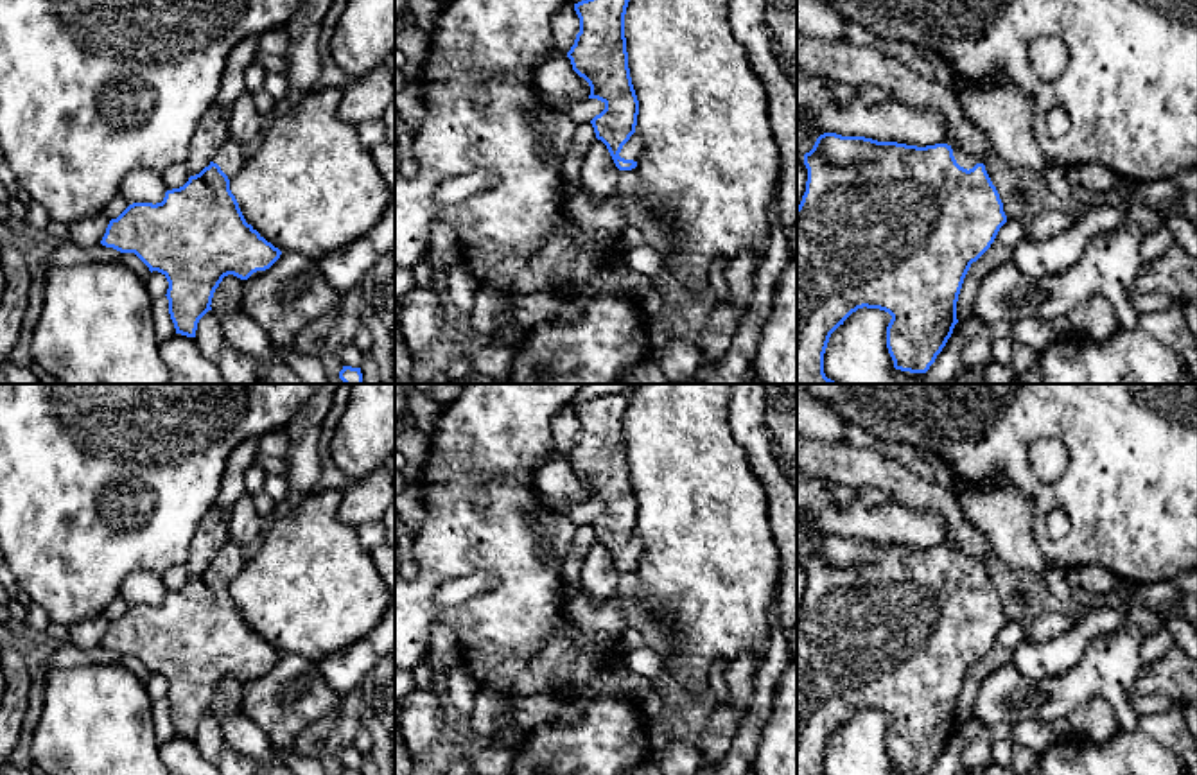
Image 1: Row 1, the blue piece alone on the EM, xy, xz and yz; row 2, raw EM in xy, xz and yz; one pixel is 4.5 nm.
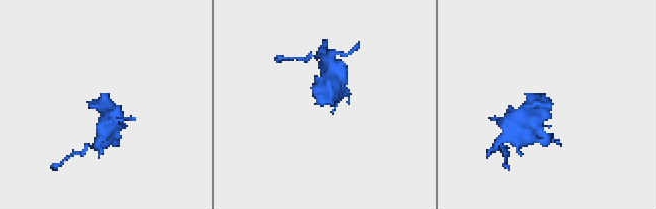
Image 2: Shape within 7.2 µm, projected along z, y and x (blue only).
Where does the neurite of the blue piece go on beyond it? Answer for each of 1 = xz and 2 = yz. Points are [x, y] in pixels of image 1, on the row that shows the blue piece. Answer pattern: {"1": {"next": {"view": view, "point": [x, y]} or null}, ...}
{"1": {"next": {"view": "xz", "point": [632, 149]}}, "2": {"next": {"view": "yz", "point": [966, 160]}}}

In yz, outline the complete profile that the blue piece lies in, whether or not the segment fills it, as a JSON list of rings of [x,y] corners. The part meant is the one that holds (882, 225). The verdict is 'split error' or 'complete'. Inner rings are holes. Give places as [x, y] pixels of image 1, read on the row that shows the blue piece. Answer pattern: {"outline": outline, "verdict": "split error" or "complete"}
{"outline": [[[824,133],[817,138],[813,149],[804,154],[808,169],[806,192],[797,206],[797,384],[840,384],[826,377],[824,353],[831,334],[858,309],[879,309],[892,316],[887,327],[887,348],[894,368],[910,373],[926,373],[937,355],[953,334],[957,319],[957,301],[964,278],[973,262],[976,262],[994,242],[1000,228],[1007,222],[1003,203],[992,185],[983,160],[946,142],[917,147],[897,142],[878,142],[865,136],[842,136]]], "verdict": "split error"}

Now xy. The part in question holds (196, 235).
{"outline": [[[228,140],[210,165],[188,181],[165,192],[162,203],[133,203],[111,219],[100,240],[120,253],[135,253],[149,271],[162,273],[167,282],[169,314],[176,334],[196,337],[199,319],[212,310],[212,298],[224,276],[248,280],[257,271],[269,269],[282,255],[251,224],[246,222],[235,196],[232,178],[246,161],[240,144]]], "verdict": "split error"}

